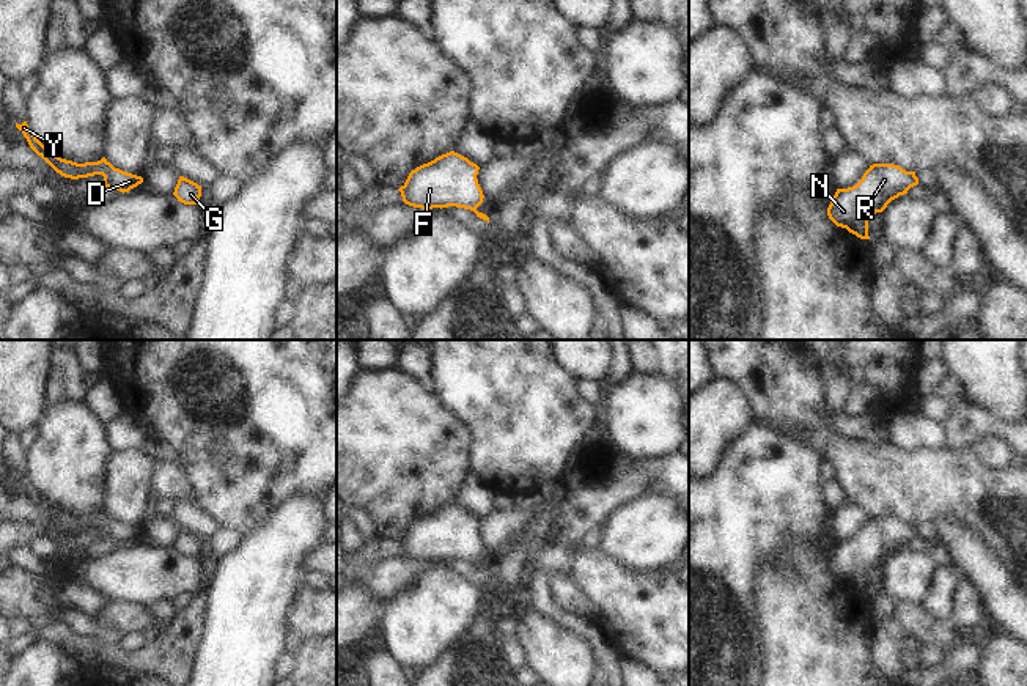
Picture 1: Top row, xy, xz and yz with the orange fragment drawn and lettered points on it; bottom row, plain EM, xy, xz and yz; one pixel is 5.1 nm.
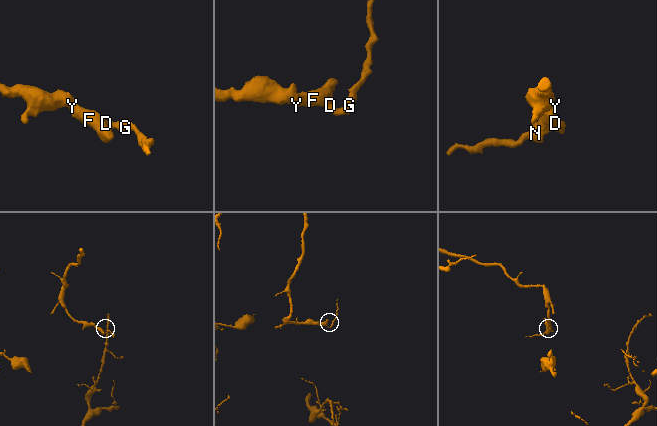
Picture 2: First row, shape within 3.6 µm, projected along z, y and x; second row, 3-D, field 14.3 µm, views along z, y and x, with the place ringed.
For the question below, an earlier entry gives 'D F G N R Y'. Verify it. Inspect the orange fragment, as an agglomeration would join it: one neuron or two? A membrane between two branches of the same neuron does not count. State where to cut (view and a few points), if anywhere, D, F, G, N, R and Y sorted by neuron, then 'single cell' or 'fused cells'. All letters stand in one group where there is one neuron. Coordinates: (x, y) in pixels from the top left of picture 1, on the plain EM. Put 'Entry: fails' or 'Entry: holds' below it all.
cut none; groups D F G N R Y; single cell
Entry: holds

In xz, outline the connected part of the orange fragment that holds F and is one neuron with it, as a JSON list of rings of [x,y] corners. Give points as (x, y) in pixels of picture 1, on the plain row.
[[[450,503],[412,522],[398,543],[409,559],[421,562],[464,560],[489,576],[489,570],[477,563],[484,551],[477,532],[478,522],[477,516]]]

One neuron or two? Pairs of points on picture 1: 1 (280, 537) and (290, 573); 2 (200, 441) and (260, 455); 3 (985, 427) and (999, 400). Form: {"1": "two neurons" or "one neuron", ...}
{"1": "one neuron", "2": "one neuron", "3": "two neurons"}

